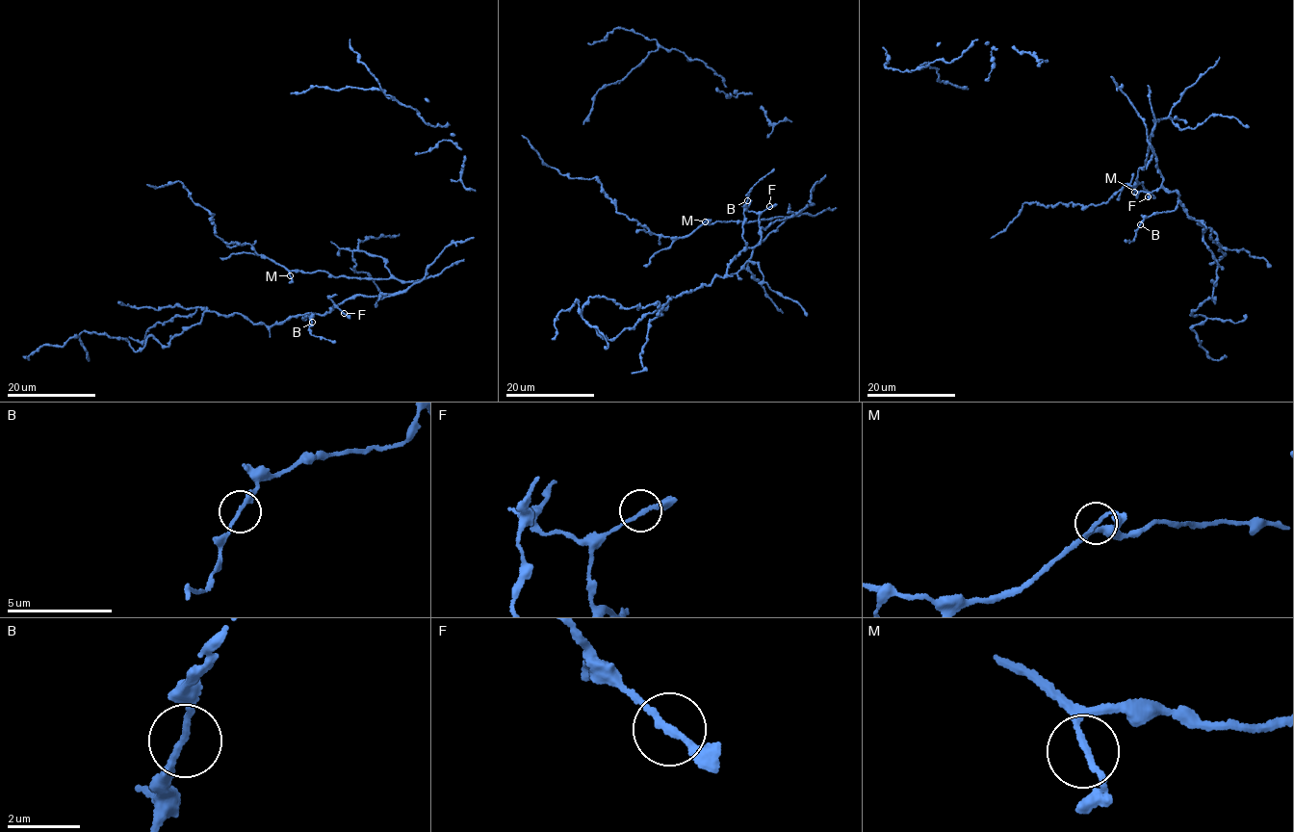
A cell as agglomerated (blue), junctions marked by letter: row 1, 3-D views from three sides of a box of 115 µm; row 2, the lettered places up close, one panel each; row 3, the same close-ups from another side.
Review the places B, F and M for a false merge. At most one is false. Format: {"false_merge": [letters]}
{"false_merge": []}

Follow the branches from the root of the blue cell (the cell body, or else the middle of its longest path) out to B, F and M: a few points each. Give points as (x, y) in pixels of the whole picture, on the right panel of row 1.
B: (1152, 152), (1162, 186), (1179, 195), (1175, 210), (1151, 214), (1140, 224)
F: (1152, 152), (1162, 180), (1161, 186), (1148, 196)
M: (1152, 152), (1147, 138), (1151, 131), (1145, 165), (1137, 171), (1134, 192)

